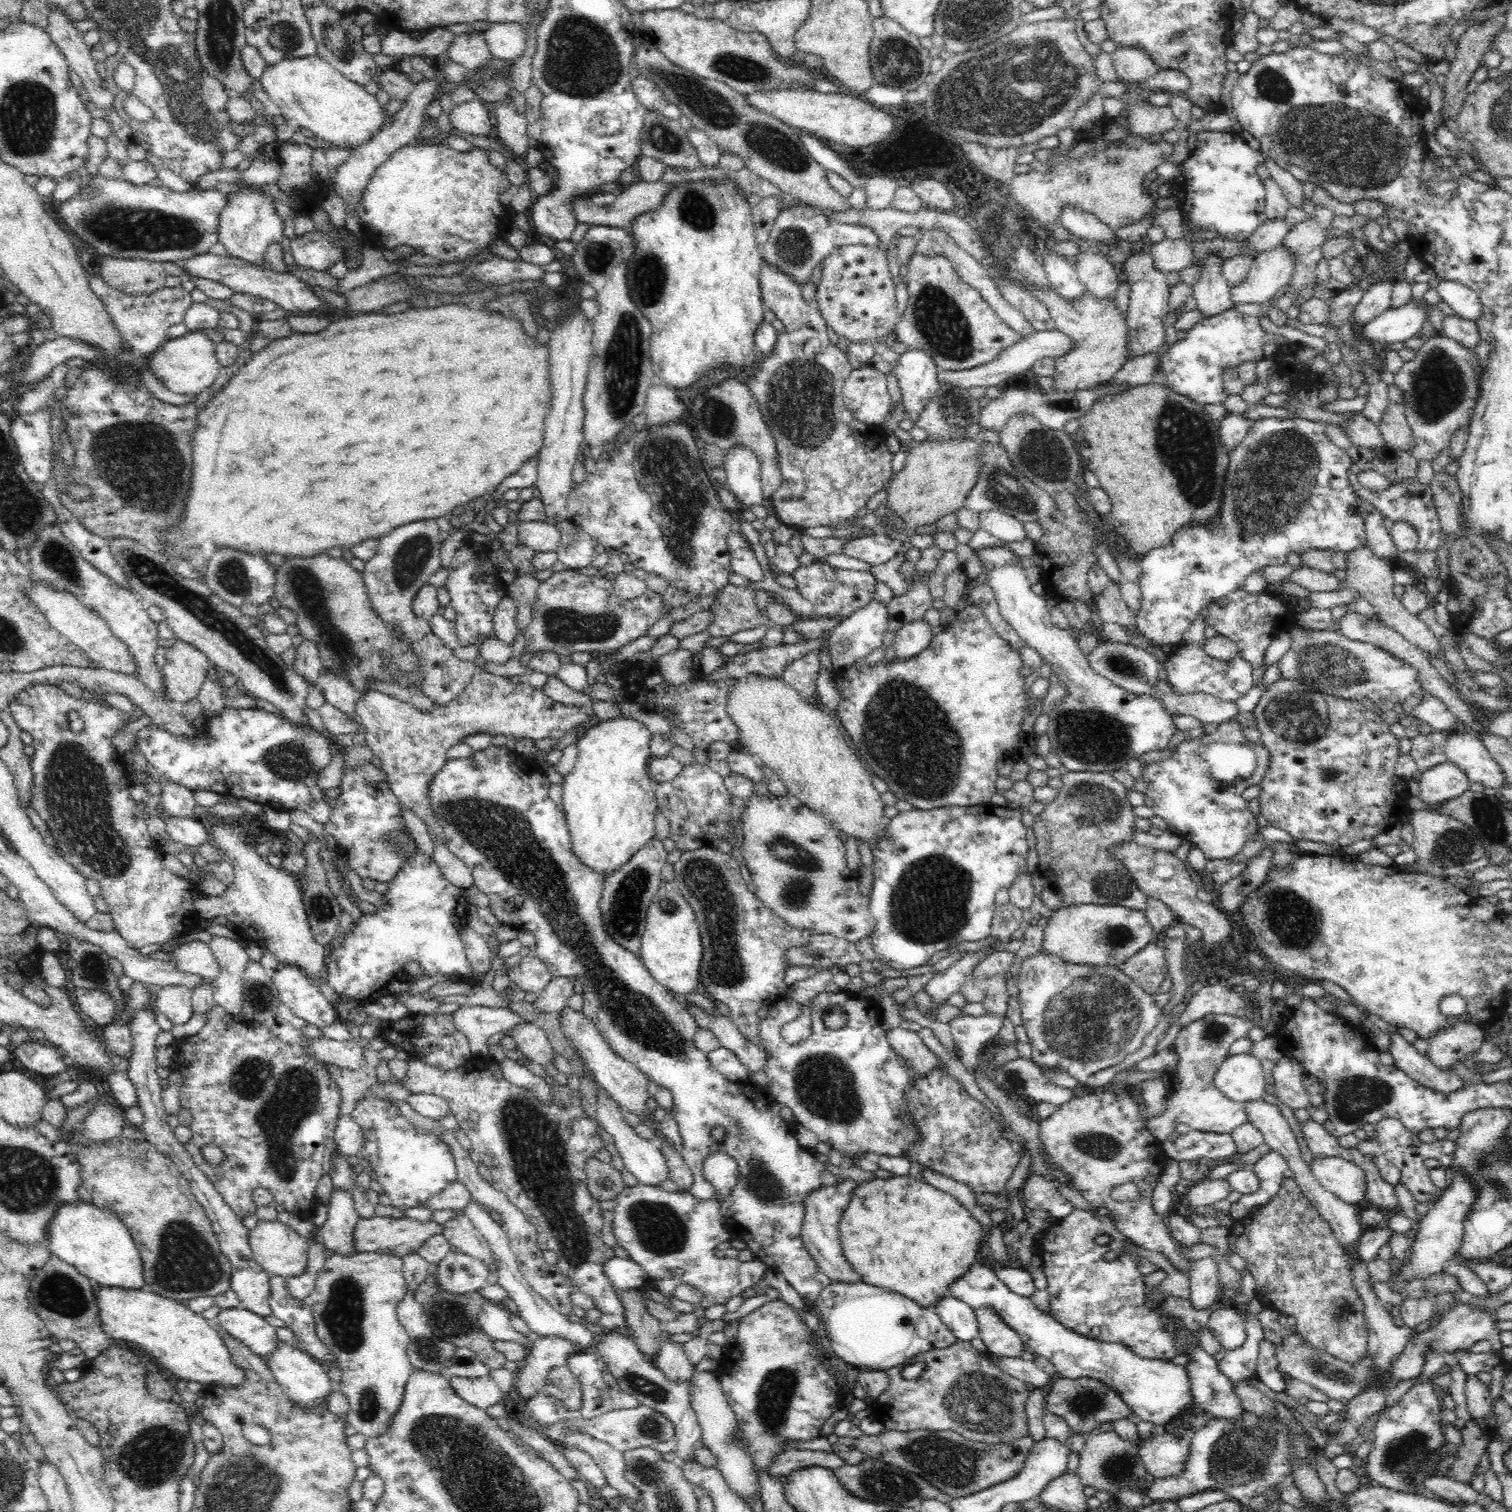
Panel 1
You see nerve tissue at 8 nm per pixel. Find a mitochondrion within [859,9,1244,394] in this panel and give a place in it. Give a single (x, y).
(1007, 94)

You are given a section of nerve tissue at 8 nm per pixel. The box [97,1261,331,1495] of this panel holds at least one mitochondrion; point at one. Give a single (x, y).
(150, 1458)

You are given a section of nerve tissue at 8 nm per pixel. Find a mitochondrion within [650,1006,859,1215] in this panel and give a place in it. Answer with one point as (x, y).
(760, 1180)

